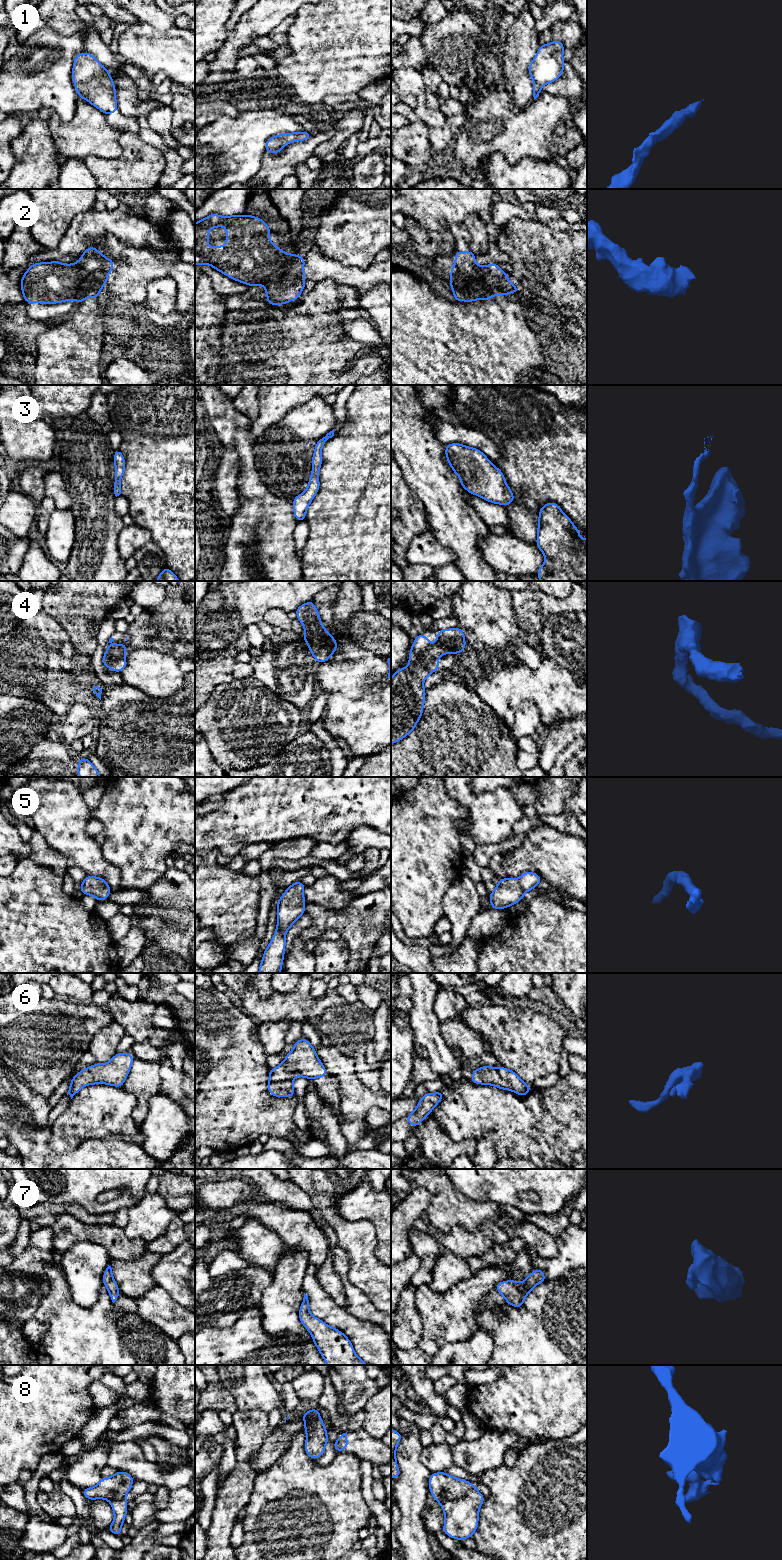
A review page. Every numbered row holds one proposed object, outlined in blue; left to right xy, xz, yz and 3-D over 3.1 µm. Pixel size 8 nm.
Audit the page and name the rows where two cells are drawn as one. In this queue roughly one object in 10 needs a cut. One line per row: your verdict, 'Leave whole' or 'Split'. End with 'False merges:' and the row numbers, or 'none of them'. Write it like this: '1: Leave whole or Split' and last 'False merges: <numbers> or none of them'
1: Leave whole
2: Leave whole
3: Leave whole
4: Leave whole
5: Leave whole
6: Leave whole
7: Leave whole
8: Split
False merges: 8

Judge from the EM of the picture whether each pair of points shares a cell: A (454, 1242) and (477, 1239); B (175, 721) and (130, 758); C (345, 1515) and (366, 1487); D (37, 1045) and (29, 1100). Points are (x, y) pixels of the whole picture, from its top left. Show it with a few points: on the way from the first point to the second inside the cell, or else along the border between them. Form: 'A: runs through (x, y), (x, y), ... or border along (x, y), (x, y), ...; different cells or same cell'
A: runs through (460, 1242), (471, 1242); same cell
B: runs through (164, 732), (151, 744), (144, 744), (141, 747); same cell
C: border along (359, 1470), (361, 1495), (371, 1511); different cells
D: border along (14, 1073), (34, 1091), (47, 1098); different cells

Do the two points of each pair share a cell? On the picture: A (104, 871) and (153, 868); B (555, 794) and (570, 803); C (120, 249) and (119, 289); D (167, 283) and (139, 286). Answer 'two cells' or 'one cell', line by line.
A: two cells
B: two cells
C: one cell
D: two cells

